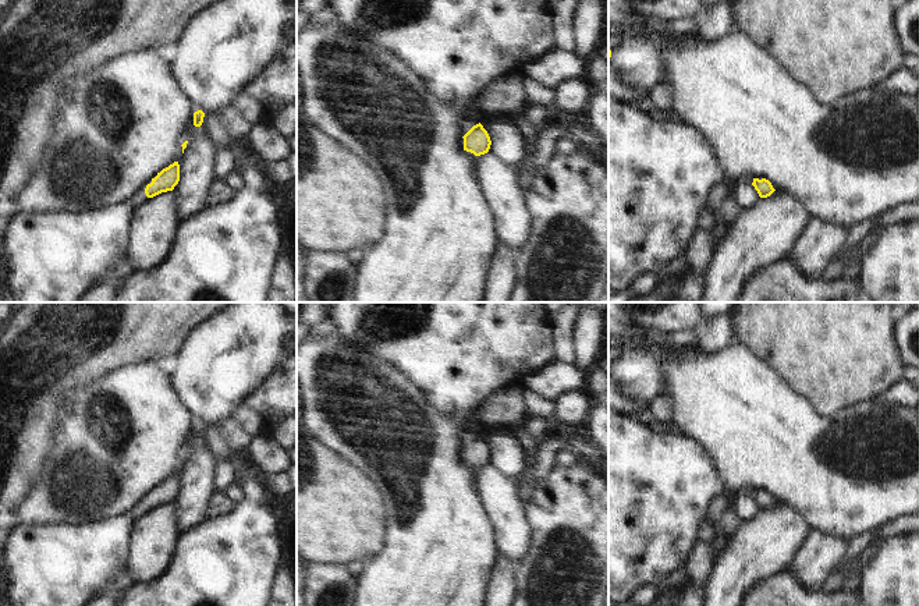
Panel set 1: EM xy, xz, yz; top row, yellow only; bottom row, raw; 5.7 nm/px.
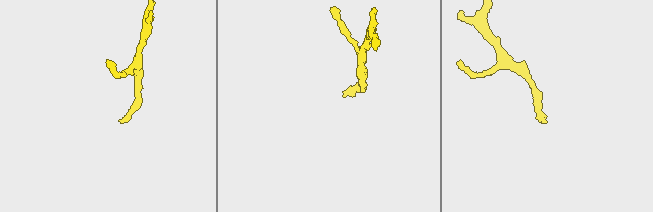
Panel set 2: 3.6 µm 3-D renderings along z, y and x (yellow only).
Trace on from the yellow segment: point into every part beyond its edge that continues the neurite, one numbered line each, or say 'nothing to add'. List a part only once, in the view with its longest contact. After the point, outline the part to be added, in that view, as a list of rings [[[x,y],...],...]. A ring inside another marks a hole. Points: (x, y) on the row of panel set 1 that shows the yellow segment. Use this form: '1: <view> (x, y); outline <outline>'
1: xy (138, 197); outline [[[156,174],[157,176],[157,174]],[[153,176],[146,184],[141,185],[128,199],[127,202],[129,203],[129,206],[134,209],[139,205],[142,205],[145,201],[148,201],[149,198],[145,194],[145,188],[148,184],[152,182],[152,180],[156,177]]]

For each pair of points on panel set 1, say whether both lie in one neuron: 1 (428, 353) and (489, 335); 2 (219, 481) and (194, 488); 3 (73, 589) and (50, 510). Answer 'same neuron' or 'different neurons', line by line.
1: same neuron
2: different neurons
3: different neurons

